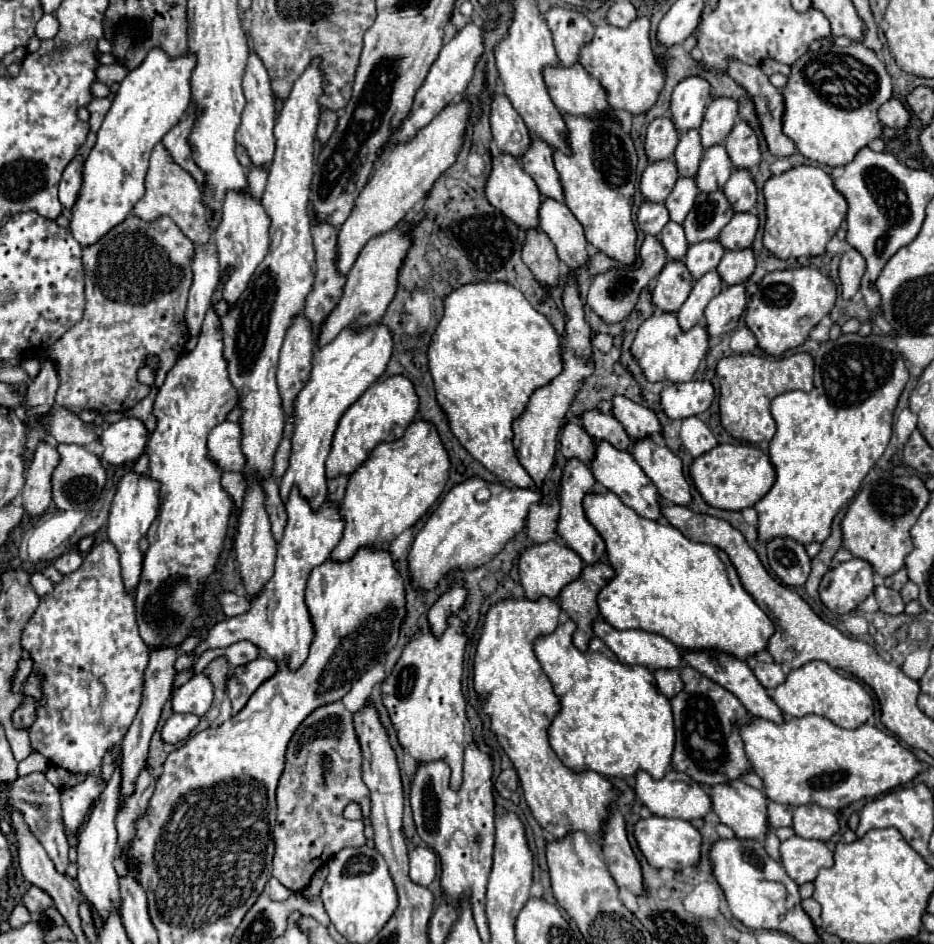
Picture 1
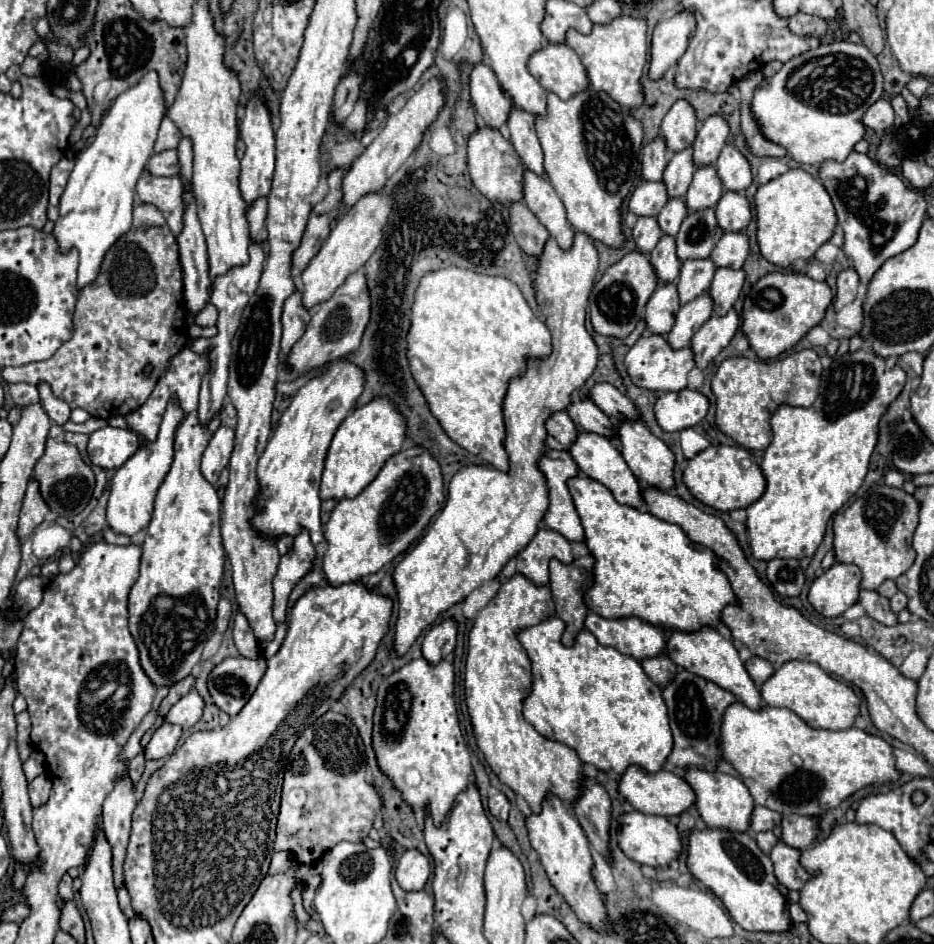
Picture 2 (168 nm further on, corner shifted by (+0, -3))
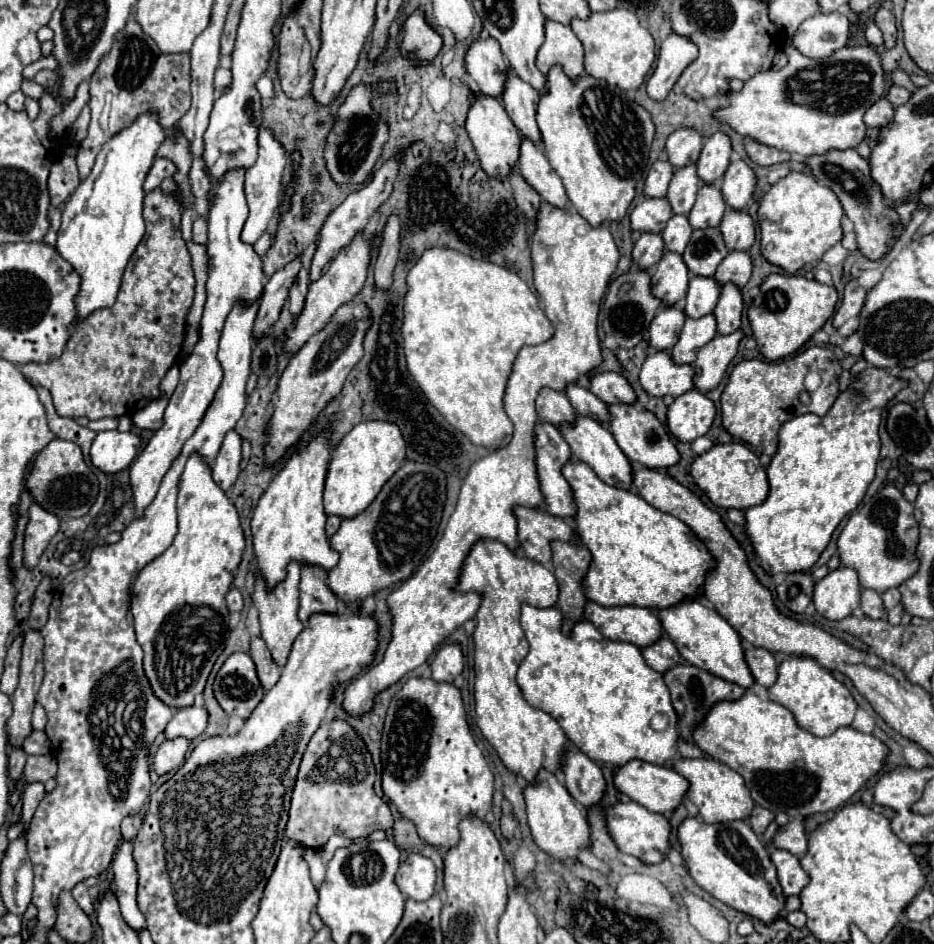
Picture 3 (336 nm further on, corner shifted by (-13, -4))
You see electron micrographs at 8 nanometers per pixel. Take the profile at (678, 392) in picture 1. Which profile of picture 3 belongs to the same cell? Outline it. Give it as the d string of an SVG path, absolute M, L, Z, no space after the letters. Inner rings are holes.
M691 389L691 391L683 393L681 397L677 397L669 405L669 411L667 411L669 431L673 433L673 437L677 441L683 441L683 443L693 443L697 437L703 437L709 431L713 419L715 419L715 405L713 405L713 401L707 395L703 395L701 391L697 391L697 389Z

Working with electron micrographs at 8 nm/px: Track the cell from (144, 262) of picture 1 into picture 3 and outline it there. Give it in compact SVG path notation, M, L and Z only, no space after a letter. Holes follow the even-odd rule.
M161 189L149 191L143 203L143 217L147 223L147 231L139 247L135 249L131 261L127 263L121 291L117 301L109 309L95 311L91 317L83 319L71 331L67 347L63 355L49 363L27 363L23 365L25 377L37 387L45 387L53 395L53 405L57 415L63 417L121 417L135 415L145 403L159 397L159 381L173 365L175 357L181 351L185 327L187 327L187 311L193 303L195 277L191 267L191 255L181 237L181 207L179 199L171 193L163 193Z

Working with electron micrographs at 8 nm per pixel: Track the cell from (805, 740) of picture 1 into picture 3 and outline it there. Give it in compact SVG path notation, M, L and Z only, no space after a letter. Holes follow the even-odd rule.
M755 683L735 701L719 701L705 715L703 723L693 731L693 743L713 759L737 771L751 791L755 805L773 813L787 813L791 817L807 817L813 813L827 813L843 807L881 767L887 747L873 735L861 733L853 727L839 727L833 735L815 737L795 723L795 717L783 705L771 701L767 688Z

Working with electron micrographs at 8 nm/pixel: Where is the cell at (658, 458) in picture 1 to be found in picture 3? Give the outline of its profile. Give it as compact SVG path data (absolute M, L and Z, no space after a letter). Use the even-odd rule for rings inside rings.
M615 403L615 405L609 405L609 417L611 417L611 423L609 423L611 435L615 437L617 445L621 447L621 451L627 455L631 463L641 467L651 467L651 469L661 469L661 467L667 469L679 461L679 453L675 445L669 441L667 429L659 423L659 419L651 411L637 409L635 405Z

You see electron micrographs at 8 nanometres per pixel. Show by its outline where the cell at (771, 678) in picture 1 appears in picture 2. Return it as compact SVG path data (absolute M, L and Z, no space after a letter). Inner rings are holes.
M754 656L752 660L746 662L746 670L758 688L762 686L762 682L766 682L766 678L770 678L774 674L772 664L764 658L758 658L758 656Z

